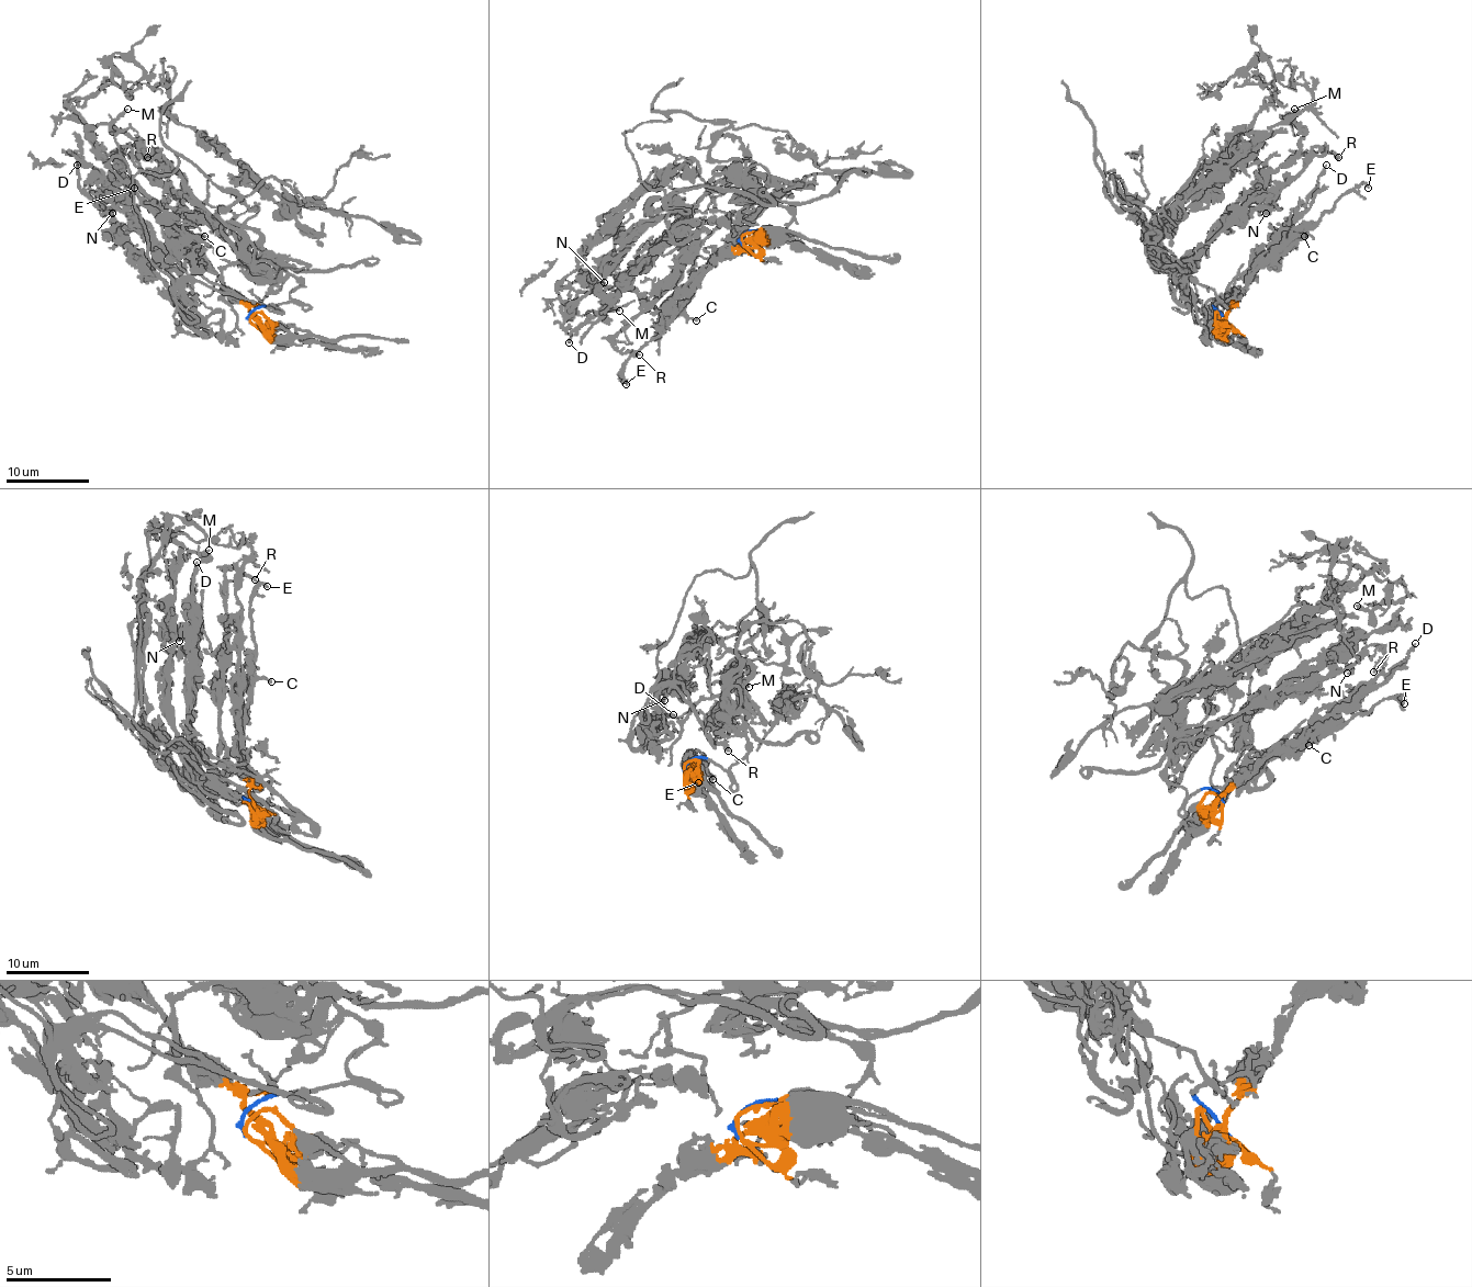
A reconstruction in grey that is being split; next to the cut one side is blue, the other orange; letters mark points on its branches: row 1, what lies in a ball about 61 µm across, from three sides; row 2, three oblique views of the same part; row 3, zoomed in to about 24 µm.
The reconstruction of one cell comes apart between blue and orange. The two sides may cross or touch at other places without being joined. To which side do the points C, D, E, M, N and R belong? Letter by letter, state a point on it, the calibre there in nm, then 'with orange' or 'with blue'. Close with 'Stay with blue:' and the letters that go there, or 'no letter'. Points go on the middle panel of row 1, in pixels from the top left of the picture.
C: place (696, 320); calibre 180 nm; with orange
D: place (569, 342); calibre 190 nm; with blue
E: place (626, 384); calibre 220 nm; with orange
M: place (619, 311); calibre 200 nm; with blue
N: place (604, 282); calibre 140 nm; with blue
R: place (639, 354); calibre 300 nm; with blue
Stay with blue: D, M, N, R

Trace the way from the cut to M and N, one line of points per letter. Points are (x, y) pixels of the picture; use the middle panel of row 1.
M: (740, 244), (791, 216), (765, 196), (714, 192), (688, 161), (665, 171), (559, 285), (581, 316), (618, 309)
N: (740, 244), (791, 216), (714, 192), (686, 161), (604, 283)

